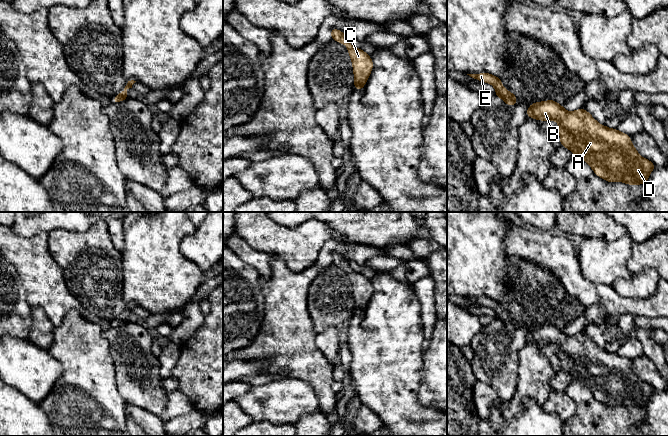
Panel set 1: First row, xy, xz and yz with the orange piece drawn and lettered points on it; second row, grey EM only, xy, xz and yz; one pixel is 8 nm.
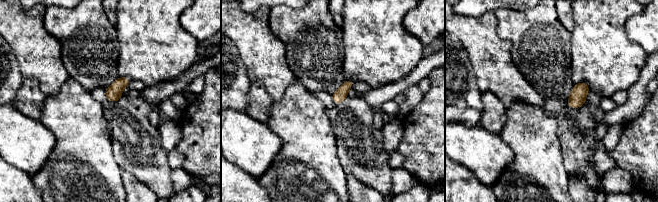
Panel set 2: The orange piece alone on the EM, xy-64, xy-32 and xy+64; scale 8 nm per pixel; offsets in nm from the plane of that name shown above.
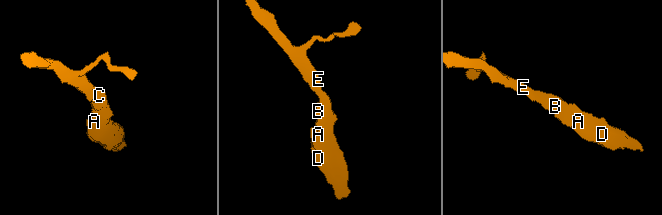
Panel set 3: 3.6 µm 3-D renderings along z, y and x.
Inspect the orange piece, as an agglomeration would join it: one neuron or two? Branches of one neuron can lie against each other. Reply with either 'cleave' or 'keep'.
keep

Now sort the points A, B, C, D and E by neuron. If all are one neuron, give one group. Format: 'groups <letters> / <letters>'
groups A B C D E

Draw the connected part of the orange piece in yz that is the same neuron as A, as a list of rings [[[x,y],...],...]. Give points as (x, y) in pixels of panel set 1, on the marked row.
[[[548,100],[532,103],[526,115],[541,121],[556,120],[559,124],[560,145],[587,162],[597,176],[608,182],[622,181],[628,185],[645,185],[650,172],[657,167],[638,154],[629,135],[600,125],[584,108],[567,112],[563,105],[559,105],[555,100]]]

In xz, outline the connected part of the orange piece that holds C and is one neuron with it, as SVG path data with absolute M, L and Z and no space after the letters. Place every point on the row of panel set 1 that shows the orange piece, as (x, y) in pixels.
M336 28L330 30L331 38L335 41L345 44L353 64L353 73L355 76L354 89L361 92L366 84L368 77L373 69L373 61L363 49L358 49L349 43L349 37Z

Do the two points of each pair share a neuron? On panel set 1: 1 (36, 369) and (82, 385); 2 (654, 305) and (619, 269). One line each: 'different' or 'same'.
1: different
2: different

